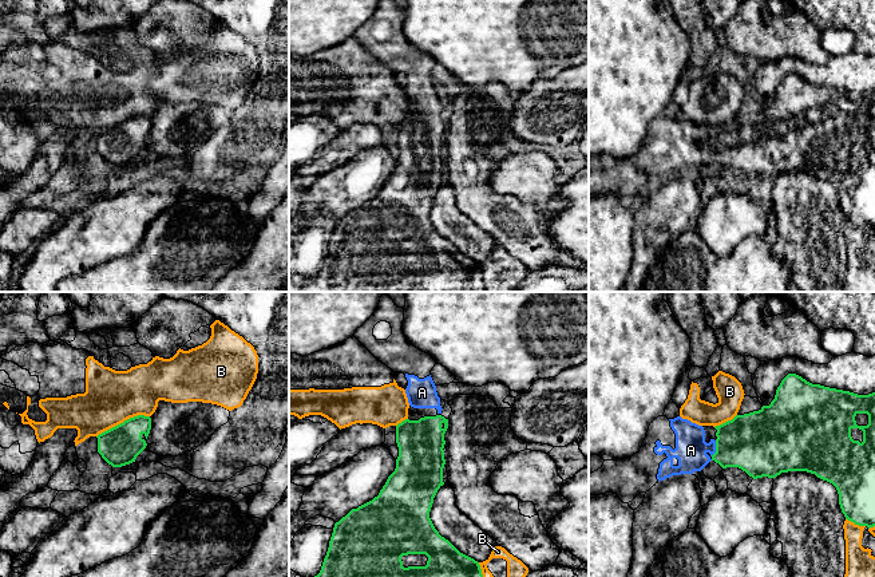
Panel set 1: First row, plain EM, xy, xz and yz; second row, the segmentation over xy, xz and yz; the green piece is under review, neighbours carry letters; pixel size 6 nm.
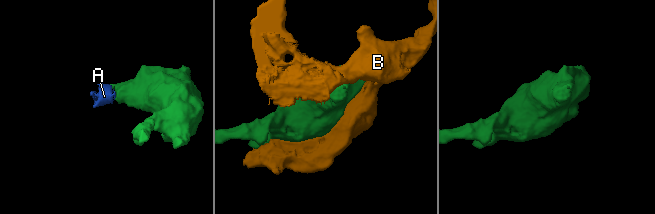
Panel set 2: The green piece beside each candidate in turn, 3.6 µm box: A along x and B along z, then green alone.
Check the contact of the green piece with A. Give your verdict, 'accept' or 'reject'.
accept

